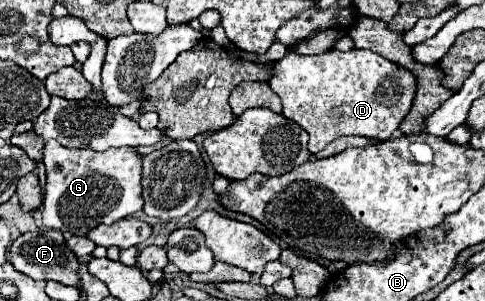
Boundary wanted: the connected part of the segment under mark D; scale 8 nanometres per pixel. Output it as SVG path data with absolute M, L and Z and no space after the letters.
M333 48L317 56L299 56L289 50L279 62L275 62L275 76L269 80L269 86L279 94L283 102L283 116L295 120L301 128L309 132L309 150L311 154L317 154L339 136L389 140L409 112L417 84L415 76L409 70L377 56L371 50L353 48L349 52L341 52Z

